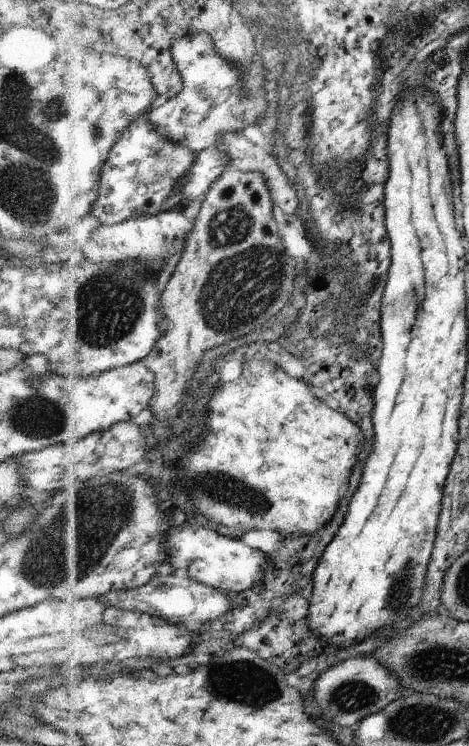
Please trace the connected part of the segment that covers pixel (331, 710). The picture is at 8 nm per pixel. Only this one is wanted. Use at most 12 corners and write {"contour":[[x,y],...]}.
{"contour":[[374,656],[350,658],[314,682],[321,717],[355,727],[402,696]]}

